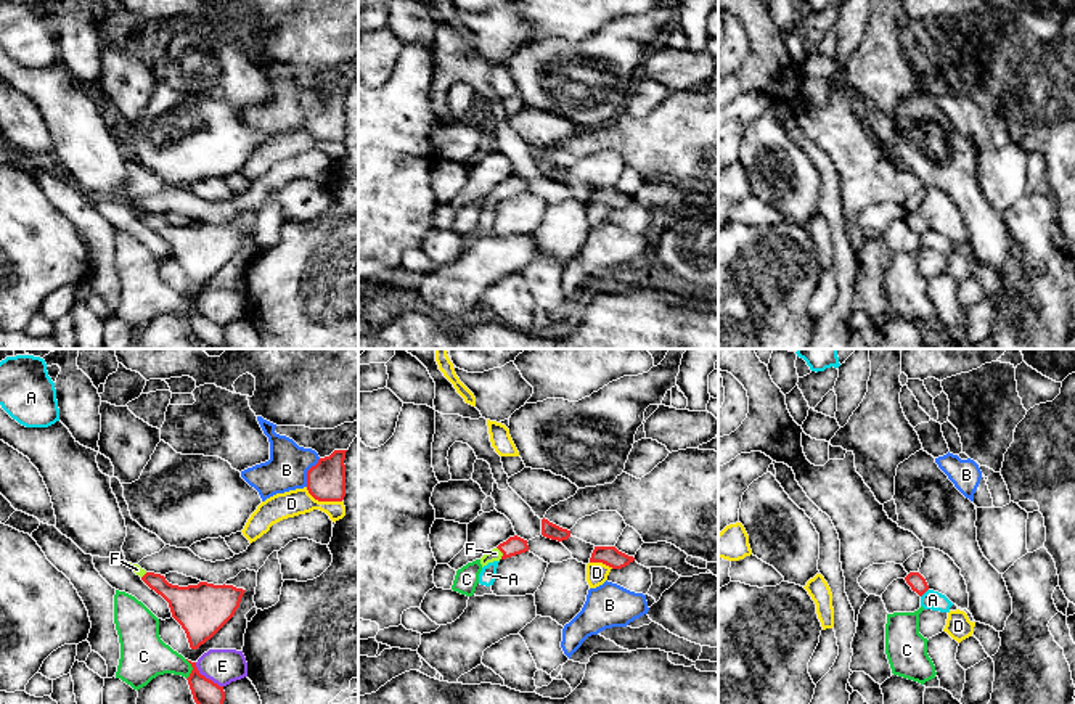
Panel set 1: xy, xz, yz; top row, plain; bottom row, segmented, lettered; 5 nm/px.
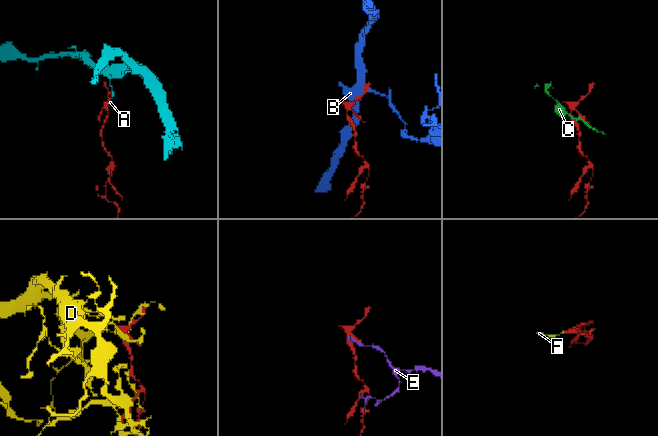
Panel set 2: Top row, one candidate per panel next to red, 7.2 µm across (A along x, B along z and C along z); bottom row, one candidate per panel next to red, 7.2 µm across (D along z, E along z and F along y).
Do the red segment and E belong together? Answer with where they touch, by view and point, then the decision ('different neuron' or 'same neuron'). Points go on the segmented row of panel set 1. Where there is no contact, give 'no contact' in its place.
meets red in xy at (204, 677); different neuron

